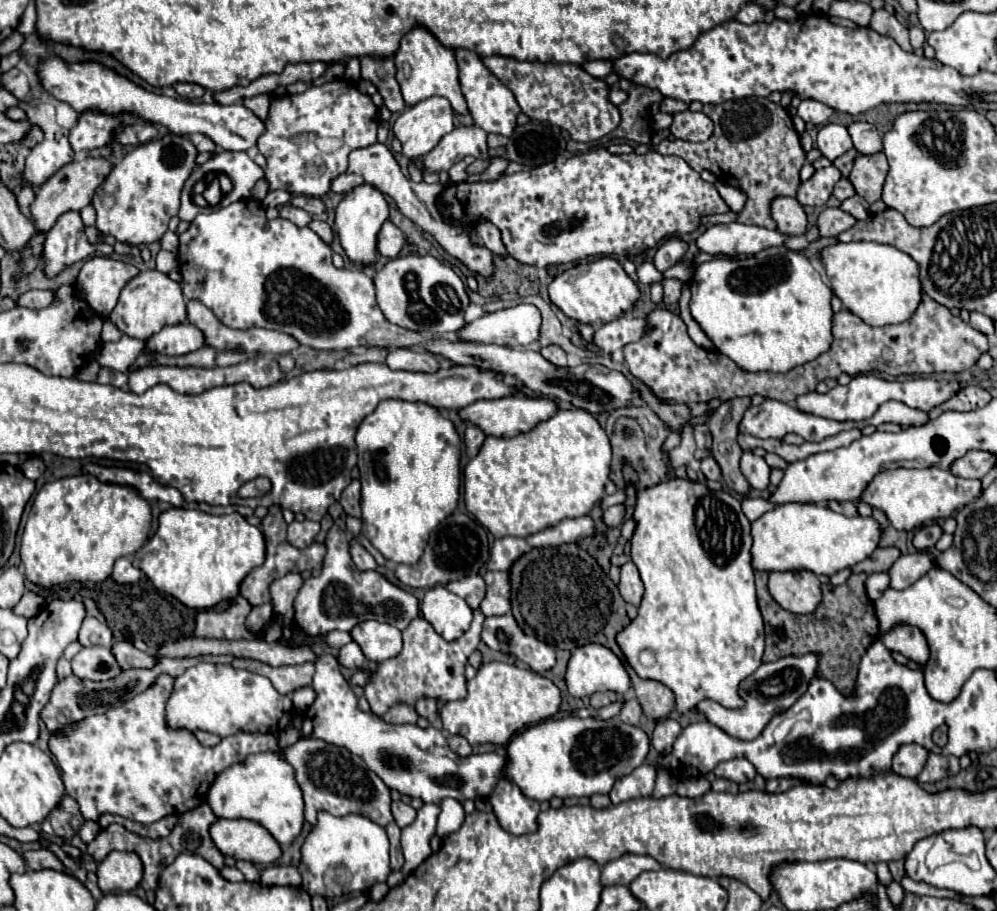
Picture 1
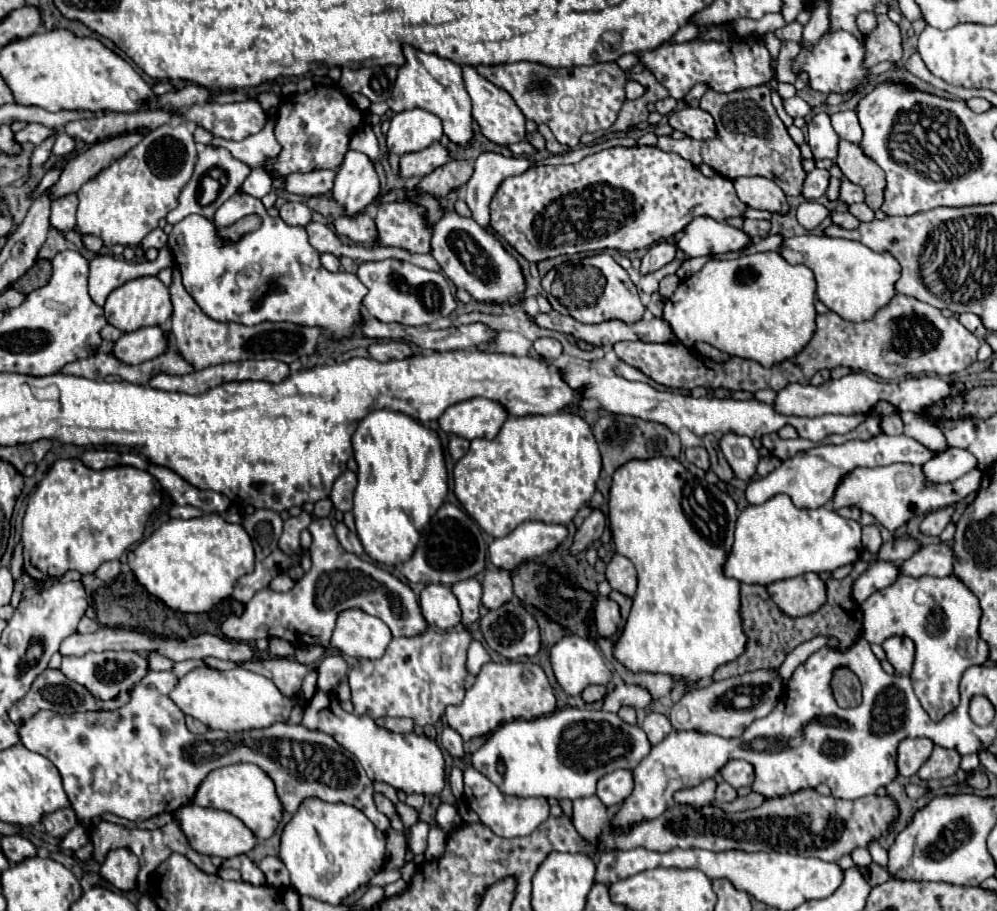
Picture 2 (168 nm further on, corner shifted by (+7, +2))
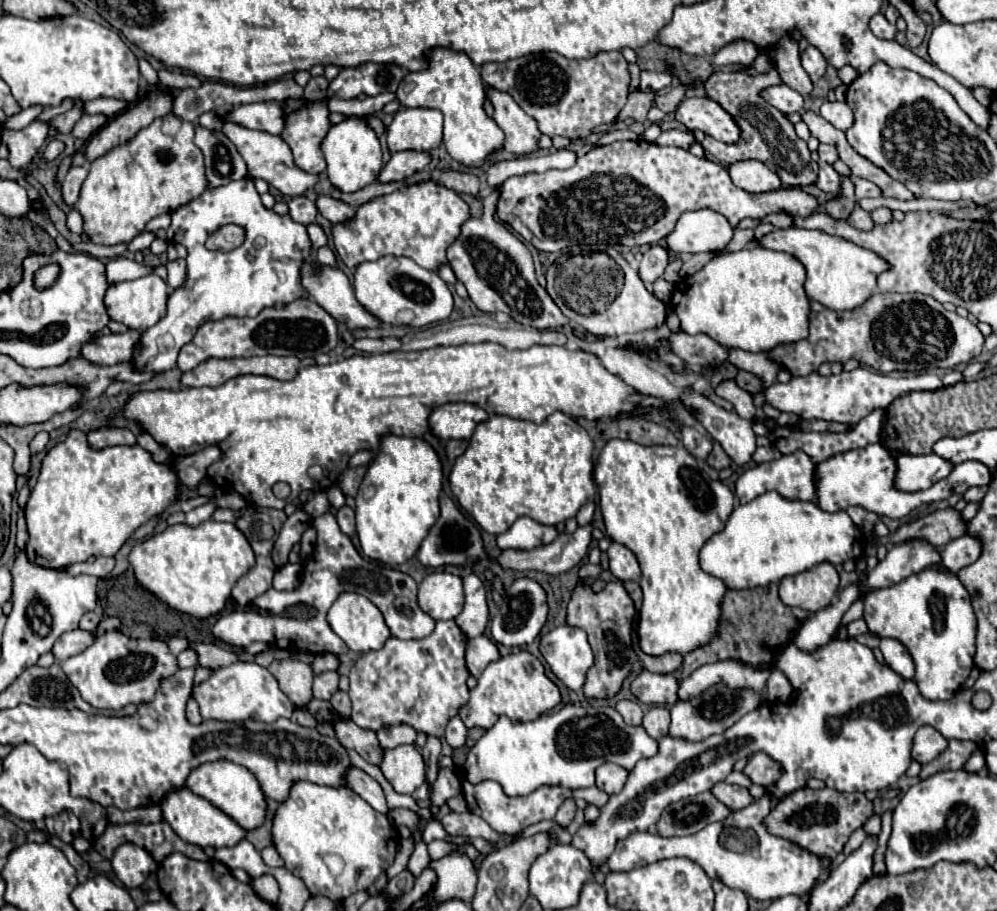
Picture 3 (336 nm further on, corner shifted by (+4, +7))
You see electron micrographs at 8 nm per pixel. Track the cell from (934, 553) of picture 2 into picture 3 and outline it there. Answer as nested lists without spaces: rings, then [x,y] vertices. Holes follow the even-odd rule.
[[[968,534],[948,542],[942,550],[940,550],[940,568],[956,574],[960,568],[972,564],[978,556],[980,556],[980,542]]]

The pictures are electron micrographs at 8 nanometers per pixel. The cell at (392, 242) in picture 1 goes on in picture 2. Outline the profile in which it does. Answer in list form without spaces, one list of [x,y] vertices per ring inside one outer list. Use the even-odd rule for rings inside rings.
[[[365,211],[357,213],[353,217],[349,217],[349,215],[337,217],[333,221],[333,227],[335,227],[337,235],[343,235],[355,243],[363,243],[363,245],[375,243],[375,221]]]

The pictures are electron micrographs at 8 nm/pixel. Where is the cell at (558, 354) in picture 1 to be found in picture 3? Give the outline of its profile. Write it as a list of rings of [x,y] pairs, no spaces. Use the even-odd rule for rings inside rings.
[[[542,332],[542,340],[540,344],[548,346],[548,344],[556,344],[556,346],[564,346],[566,344],[566,336],[562,332]]]

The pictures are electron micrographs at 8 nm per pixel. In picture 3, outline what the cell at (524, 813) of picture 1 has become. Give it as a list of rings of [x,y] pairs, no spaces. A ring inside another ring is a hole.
[[[464,780],[462,782],[462,792],[464,792],[464,798],[466,798],[468,810],[478,814],[480,818],[484,818],[500,834],[518,834],[524,828],[528,828],[532,824],[538,824],[542,820],[554,820],[558,806],[566,798],[570,798],[570,794],[572,794],[568,788],[542,786],[542,788],[538,788],[536,792],[532,792],[528,796],[510,798],[510,796],[504,794],[502,786],[498,782],[494,782],[494,780],[482,780],[478,784],[472,784],[472,782]]]

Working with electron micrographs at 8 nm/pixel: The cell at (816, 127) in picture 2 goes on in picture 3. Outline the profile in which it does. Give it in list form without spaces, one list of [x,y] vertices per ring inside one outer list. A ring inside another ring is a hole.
[[[820,144],[818,154],[820,154],[820,160],[824,160],[828,164],[834,164],[838,160],[838,154],[836,154],[834,146],[830,146],[830,144]]]

